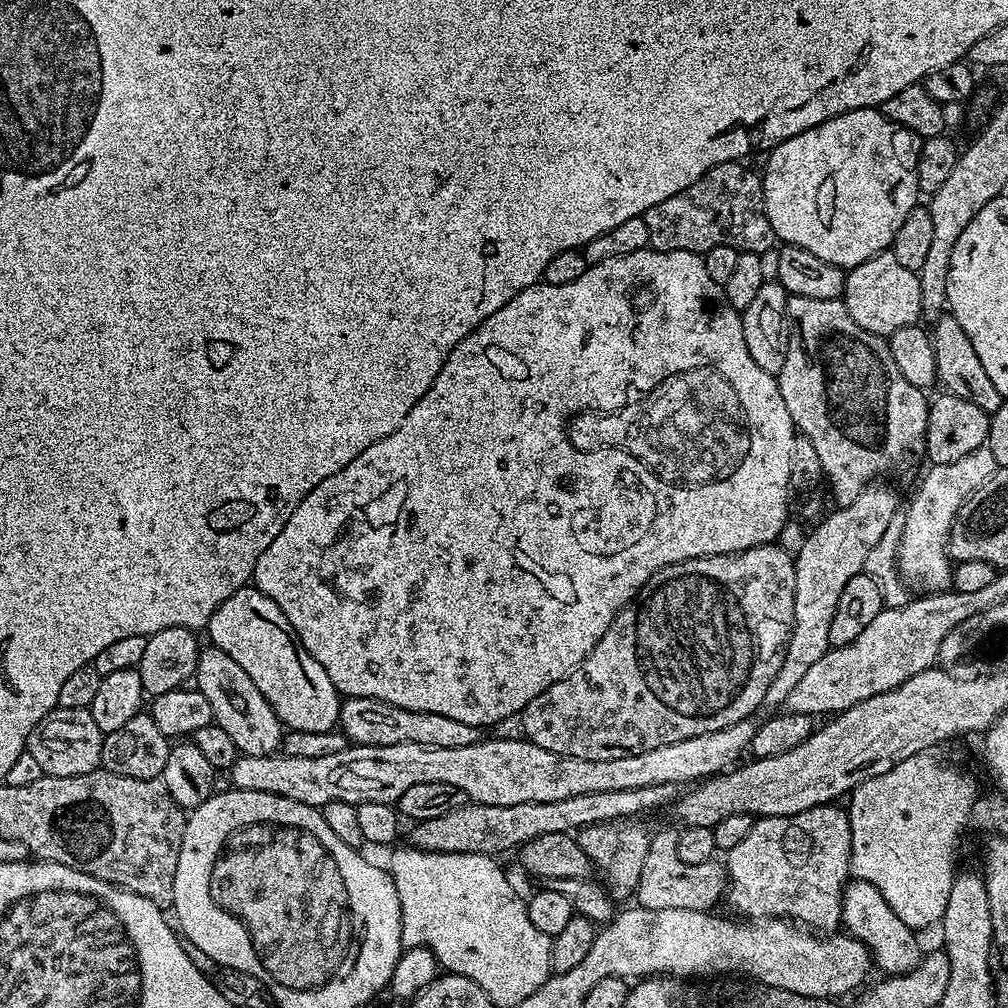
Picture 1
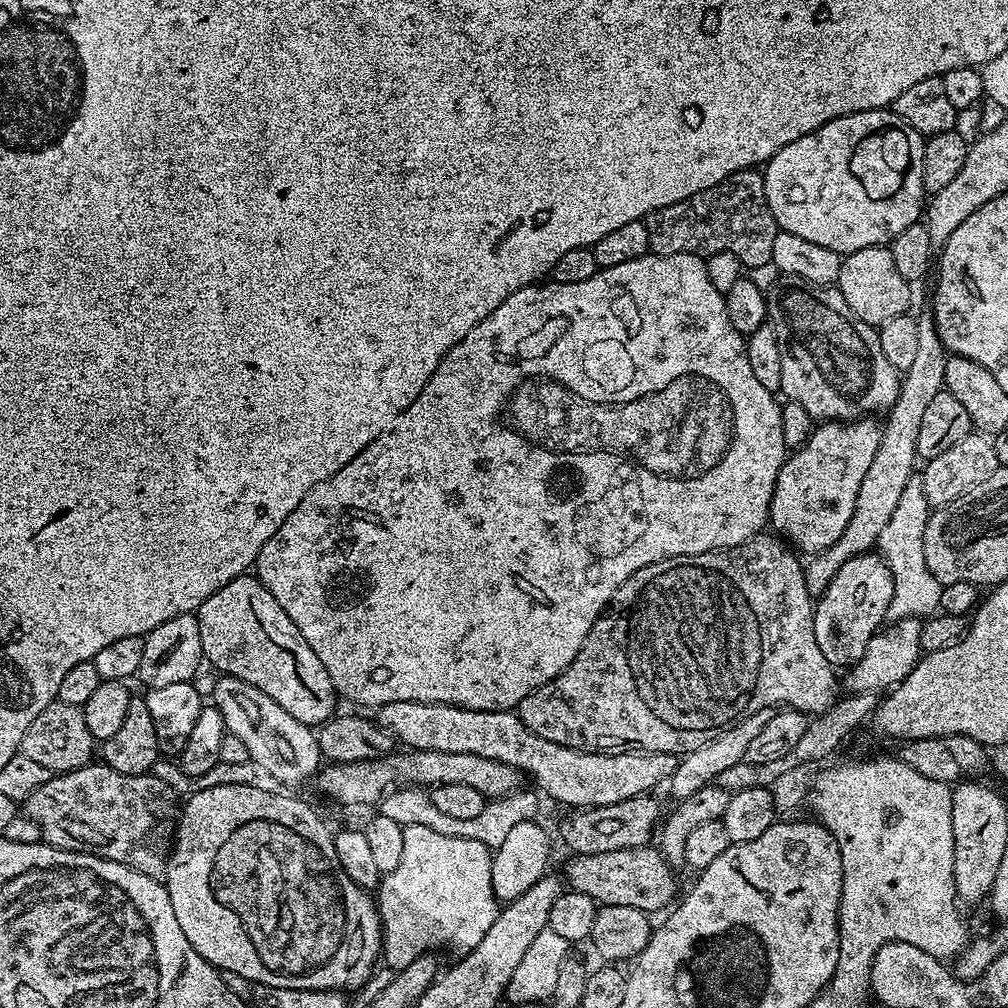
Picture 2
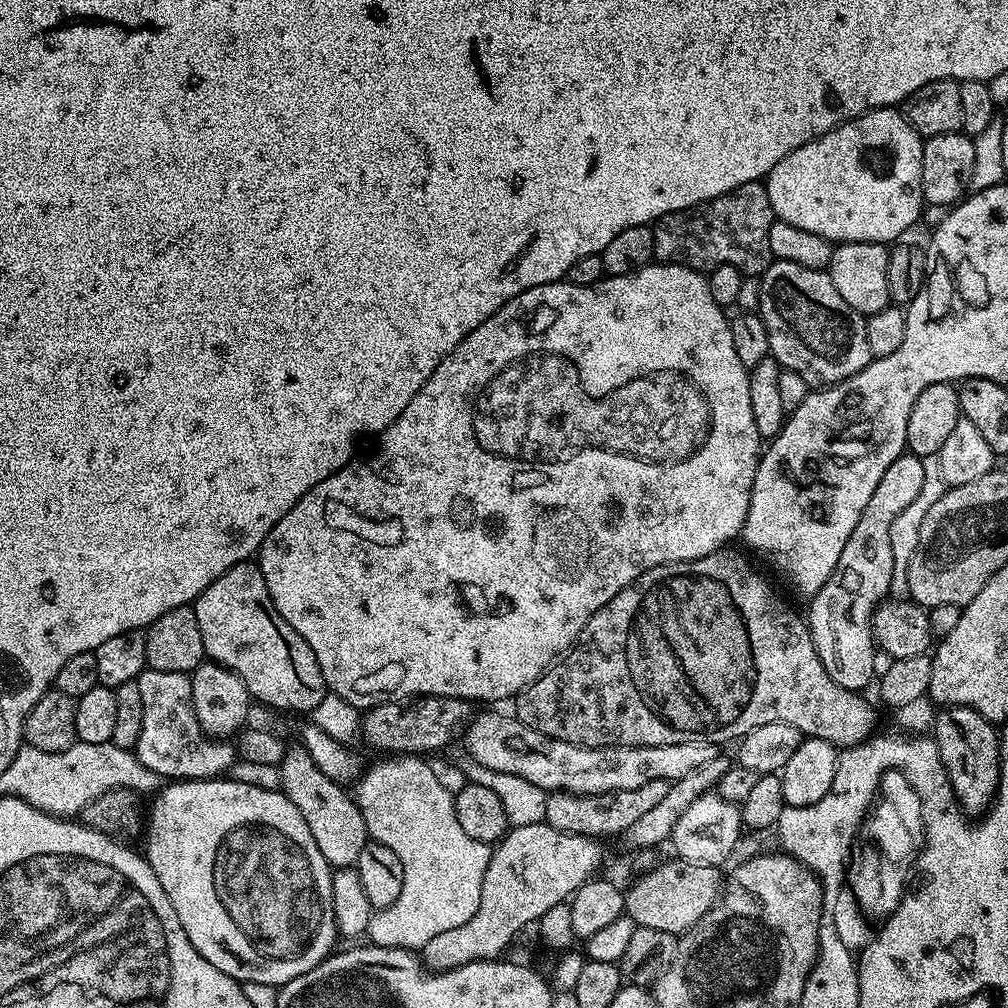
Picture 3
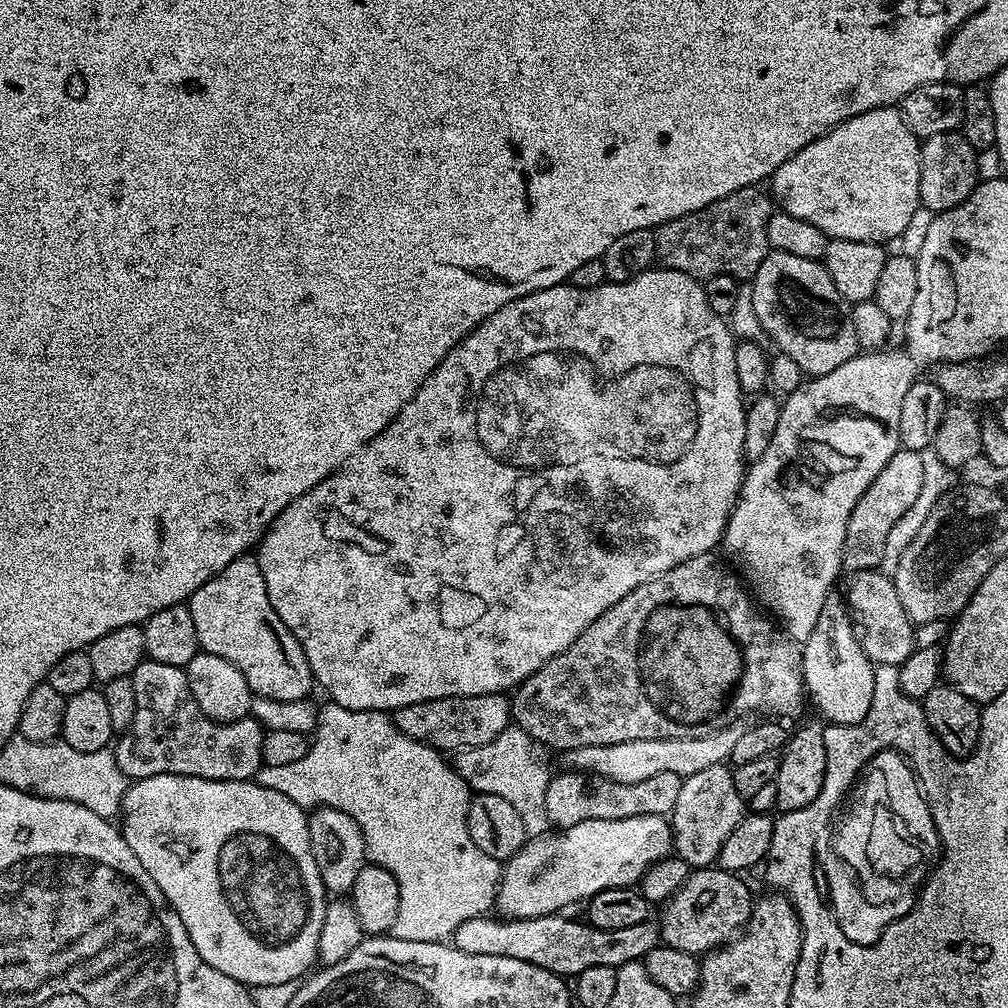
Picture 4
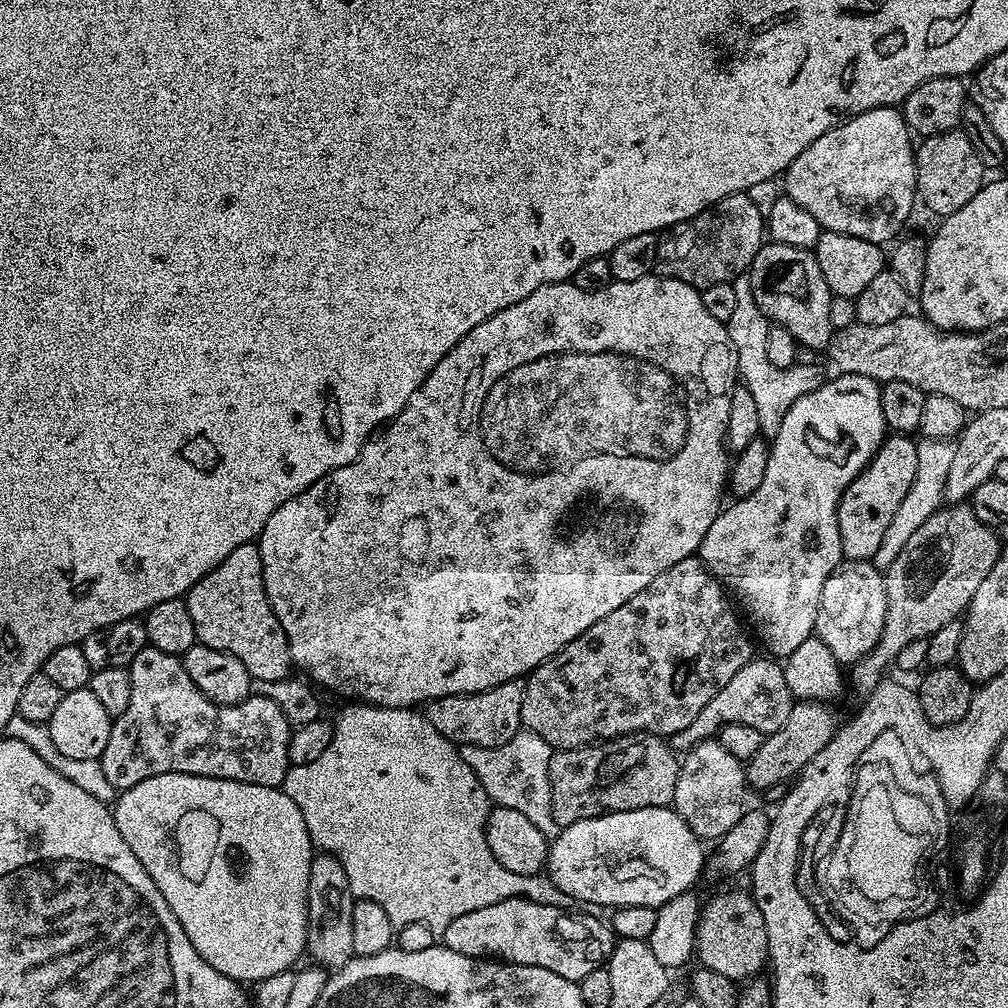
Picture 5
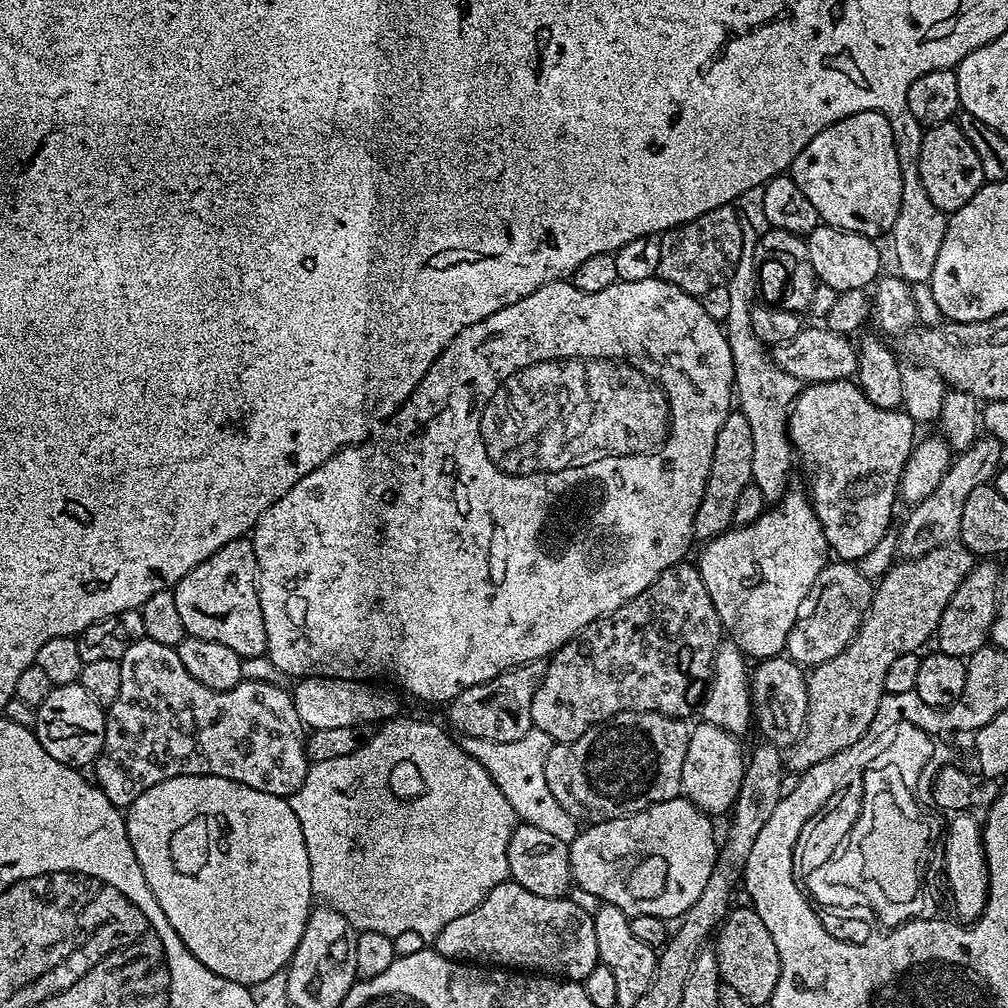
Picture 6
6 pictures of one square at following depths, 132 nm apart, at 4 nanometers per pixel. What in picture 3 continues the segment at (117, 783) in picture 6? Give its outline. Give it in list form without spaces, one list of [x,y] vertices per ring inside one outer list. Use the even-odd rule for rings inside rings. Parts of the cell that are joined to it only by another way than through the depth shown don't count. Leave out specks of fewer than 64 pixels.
[[[145,667],[136,680],[138,691],[142,693],[142,734],[135,746],[136,757],[154,774],[172,782],[200,780],[209,774],[220,774],[237,759],[236,749],[228,742],[208,739],[198,726],[198,718],[192,705],[192,677],[186,672],[166,672]]]

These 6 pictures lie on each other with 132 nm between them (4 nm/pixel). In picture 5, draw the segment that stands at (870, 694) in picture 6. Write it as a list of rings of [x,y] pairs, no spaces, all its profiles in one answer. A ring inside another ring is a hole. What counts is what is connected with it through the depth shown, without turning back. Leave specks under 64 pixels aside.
[[[964,502],[941,506],[930,518],[926,518],[926,522],[922,522],[922,527],[910,537],[910,542],[906,542],[902,554],[898,554],[898,558],[894,558],[892,565],[884,572],[886,626],[882,628],[882,638],[878,638],[878,646],[874,646],[870,655],[863,656],[851,665],[851,683],[852,680],[856,683],[856,688],[861,694],[873,692],[880,685],[882,677],[887,673],[884,671],[895,665],[898,650],[902,650],[902,646],[906,646],[909,642],[927,640],[929,636],[942,630],[946,622],[960,620],[967,613],[968,604],[974,598],[978,586],[982,586],[986,574],[990,574],[990,570],[994,570],[994,562],[998,562],[1002,547],[999,538],[1001,539],[994,529],[981,522],[971,507]],[[796,702],[790,710],[790,718],[776,732],[765,735],[764,744],[758,746],[758,754],[746,762],[746,784],[749,789],[767,790],[775,783],[791,781],[799,776],[800,771],[834,738],[838,719],[824,702]]]

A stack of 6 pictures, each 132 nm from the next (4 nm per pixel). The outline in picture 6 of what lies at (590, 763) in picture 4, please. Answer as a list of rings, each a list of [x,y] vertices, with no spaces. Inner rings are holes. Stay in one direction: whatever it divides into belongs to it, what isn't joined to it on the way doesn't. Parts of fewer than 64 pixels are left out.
[[[787,655],[772,656],[768,660],[759,661],[750,676],[750,691],[752,694],[752,710],[754,724],[765,741],[776,745],[781,750],[792,747],[792,743],[804,735],[804,723],[808,713],[808,678],[805,669],[788,659]]]

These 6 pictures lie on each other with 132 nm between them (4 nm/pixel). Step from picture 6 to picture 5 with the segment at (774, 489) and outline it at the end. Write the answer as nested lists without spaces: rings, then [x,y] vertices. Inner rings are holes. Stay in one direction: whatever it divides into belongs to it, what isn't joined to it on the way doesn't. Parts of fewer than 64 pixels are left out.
[[[745,274],[738,276],[733,281],[734,294],[737,295],[737,306],[733,311],[730,322],[726,324],[730,342],[734,343],[737,375],[757,405],[758,420],[761,433],[768,438],[775,436],[782,424],[782,418],[786,416],[786,410],[803,394],[812,393],[826,379],[826,374],[814,364],[798,362],[792,367],[778,367],[771,365],[767,357],[767,335],[771,328],[770,322],[761,312],[761,308],[754,300],[753,288],[749,278]]]

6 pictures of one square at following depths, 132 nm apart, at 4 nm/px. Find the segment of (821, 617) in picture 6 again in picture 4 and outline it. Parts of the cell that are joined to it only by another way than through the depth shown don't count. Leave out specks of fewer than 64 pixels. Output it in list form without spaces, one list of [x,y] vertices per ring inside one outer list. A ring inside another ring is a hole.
[[[879,570],[852,572],[850,578],[852,581],[848,584],[848,596],[846,595],[848,614],[852,617],[852,628],[868,659],[873,665],[899,666],[906,662],[906,658],[910,658],[916,648],[916,629],[898,599],[895,579],[885,576]]]

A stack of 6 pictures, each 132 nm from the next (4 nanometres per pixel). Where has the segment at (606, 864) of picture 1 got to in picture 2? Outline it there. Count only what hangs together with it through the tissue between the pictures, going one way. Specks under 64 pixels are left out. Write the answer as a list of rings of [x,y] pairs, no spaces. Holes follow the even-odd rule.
[[[645,794],[626,798],[617,804],[601,808],[582,808],[569,811],[568,817],[560,824],[560,840],[569,848],[569,853],[606,854],[606,850],[626,850],[627,848],[642,848],[653,839],[658,828],[660,804],[655,795]]]

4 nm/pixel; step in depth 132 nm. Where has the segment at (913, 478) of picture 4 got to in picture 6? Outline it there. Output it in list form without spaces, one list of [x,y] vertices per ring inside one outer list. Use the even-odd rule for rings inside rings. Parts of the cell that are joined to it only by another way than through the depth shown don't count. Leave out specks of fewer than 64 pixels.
[[[851,379],[801,387],[788,415],[788,438],[791,440],[794,456],[799,466],[801,464],[808,471],[809,478],[812,479],[812,492],[810,491],[812,509],[826,534],[826,542],[833,557],[844,562],[859,562],[866,554],[870,554],[870,550],[874,550],[874,546],[878,546],[878,542],[882,542],[884,536],[889,535],[891,528],[888,527],[892,524],[892,507],[898,504],[900,479],[904,473],[906,462],[912,456],[912,449],[917,443],[918,435],[916,436],[916,432],[918,432],[917,424],[903,410],[874,406],[874,402],[870,402],[870,398],[866,398],[866,394],[860,389],[859,383],[853,382]]]

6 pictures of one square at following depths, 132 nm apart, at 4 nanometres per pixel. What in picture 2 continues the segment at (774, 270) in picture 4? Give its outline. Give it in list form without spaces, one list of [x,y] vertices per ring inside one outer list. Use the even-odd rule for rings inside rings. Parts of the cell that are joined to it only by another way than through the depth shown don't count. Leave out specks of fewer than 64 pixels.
[[[780,278],[766,292],[766,295],[768,297],[767,323],[771,324],[774,331],[776,331],[778,350],[782,354],[782,382],[780,383],[780,392],[783,395],[786,394],[785,397],[788,400],[798,402],[798,406],[802,406],[806,410],[806,414],[810,414],[813,421],[816,422],[847,422],[868,418],[873,414],[887,413],[888,409],[892,407],[893,402],[900,397],[901,373],[897,372],[894,366],[890,366],[890,361],[886,358],[886,354],[882,354],[882,342],[880,341],[879,331],[873,325],[859,320],[854,314],[854,310],[850,310],[850,306],[846,306],[846,298],[842,298],[839,287],[808,284],[804,280]]]

